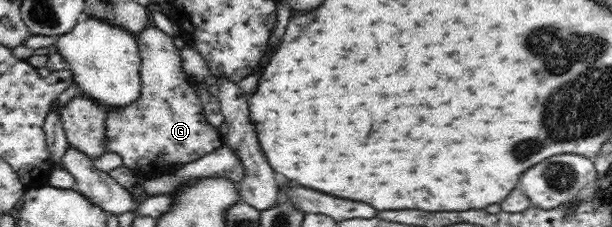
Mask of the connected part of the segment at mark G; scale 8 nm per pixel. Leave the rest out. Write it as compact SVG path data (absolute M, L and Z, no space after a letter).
M149 25L139 33L137 36L139 43L139 52L140 58L142 61L140 67L140 76L141 76L141 87L139 91L139 99L135 99L133 103L127 103L125 107L122 108L110 108L107 109L106 115L106 141L105 141L105 151L111 151L113 153L117 153L122 157L122 162L125 166L133 169L149 169L152 167L163 167L166 166L169 169L172 166L175 166L179 163L186 164L189 162L197 161L197 159L201 159L204 155L215 151L215 149L219 149L221 147L224 138L221 136L217 127L213 127L211 123L207 121L207 118L204 116L204 109L202 108L202 100L201 97L204 94L202 91L202 87L200 84L194 83L188 75L183 70L180 49L175 46L175 41L169 35L165 34L161 29L157 28L155 25Z

